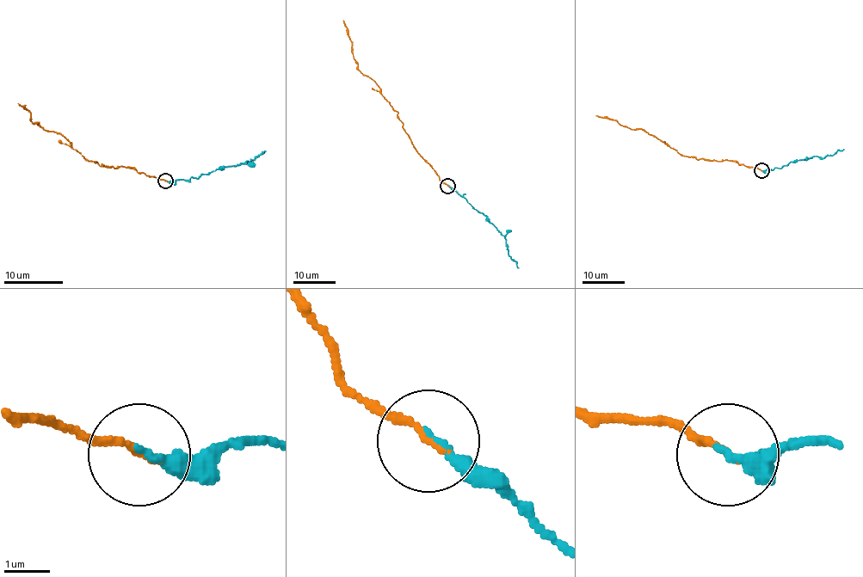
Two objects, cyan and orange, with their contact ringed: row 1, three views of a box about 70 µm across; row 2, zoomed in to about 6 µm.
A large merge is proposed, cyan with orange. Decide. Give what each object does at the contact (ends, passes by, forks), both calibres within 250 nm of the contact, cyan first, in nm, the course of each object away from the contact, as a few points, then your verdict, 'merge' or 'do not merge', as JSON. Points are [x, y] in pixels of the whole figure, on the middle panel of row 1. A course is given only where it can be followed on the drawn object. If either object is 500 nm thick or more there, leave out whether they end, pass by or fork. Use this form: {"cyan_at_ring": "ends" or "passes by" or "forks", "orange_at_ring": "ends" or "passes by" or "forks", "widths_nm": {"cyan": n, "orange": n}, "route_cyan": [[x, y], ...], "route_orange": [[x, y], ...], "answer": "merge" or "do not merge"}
{"cyan_at_ring": "ends", "orange_at_ring": "ends", "widths_nm": {"cyan": 260, "orange": 160}, "route_cyan": [[447, 185], [484, 215], [503, 236], [508, 255], [519, 268]], "route_orange": [[447, 185], [419, 154], [398, 113], [381, 94], [381, 89], [358, 69], [352, 41], [342, 21]], "answer": "merge"}

